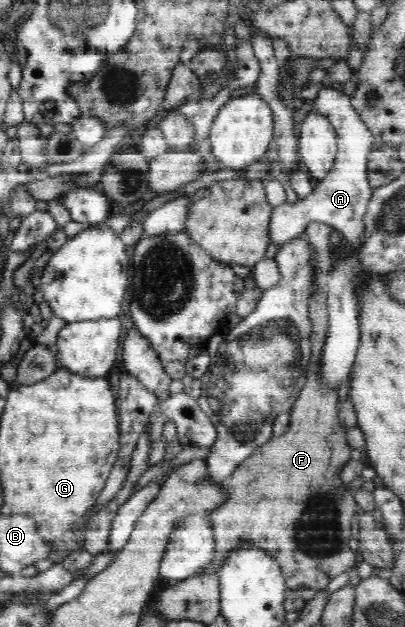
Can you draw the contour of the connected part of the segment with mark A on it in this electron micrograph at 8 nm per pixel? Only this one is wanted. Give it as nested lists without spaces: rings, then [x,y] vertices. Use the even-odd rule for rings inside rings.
[[[335,84],[319,90],[312,110],[324,114],[337,133],[338,151],[335,162],[323,180],[314,182],[311,194],[307,194],[305,198],[298,198],[293,204],[284,202],[273,209],[272,241],[283,246],[301,233],[305,233],[309,222],[324,222],[343,233],[353,249],[359,249],[362,246],[359,240],[365,234],[363,216],[367,212],[367,204],[372,196],[372,188],[367,181],[367,162],[369,152],[375,148],[373,135],[361,121],[361,115],[353,108],[350,97]]]

